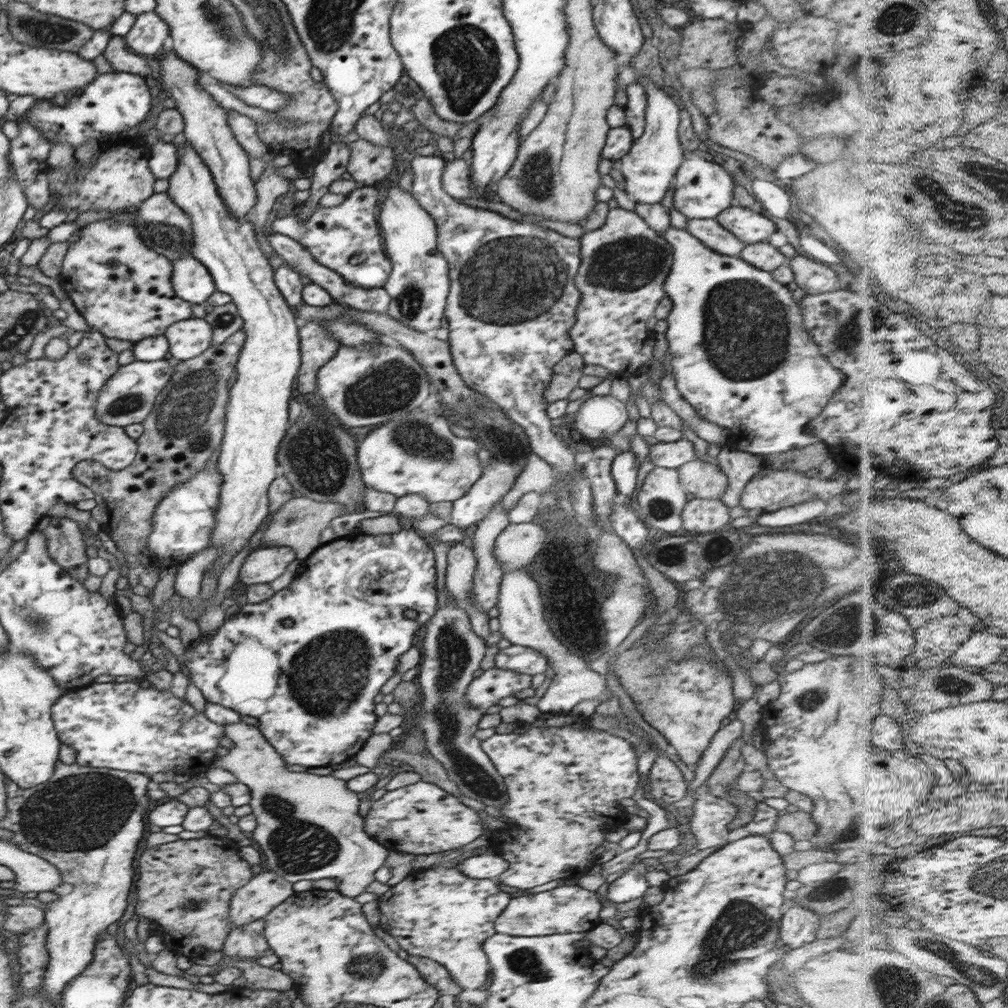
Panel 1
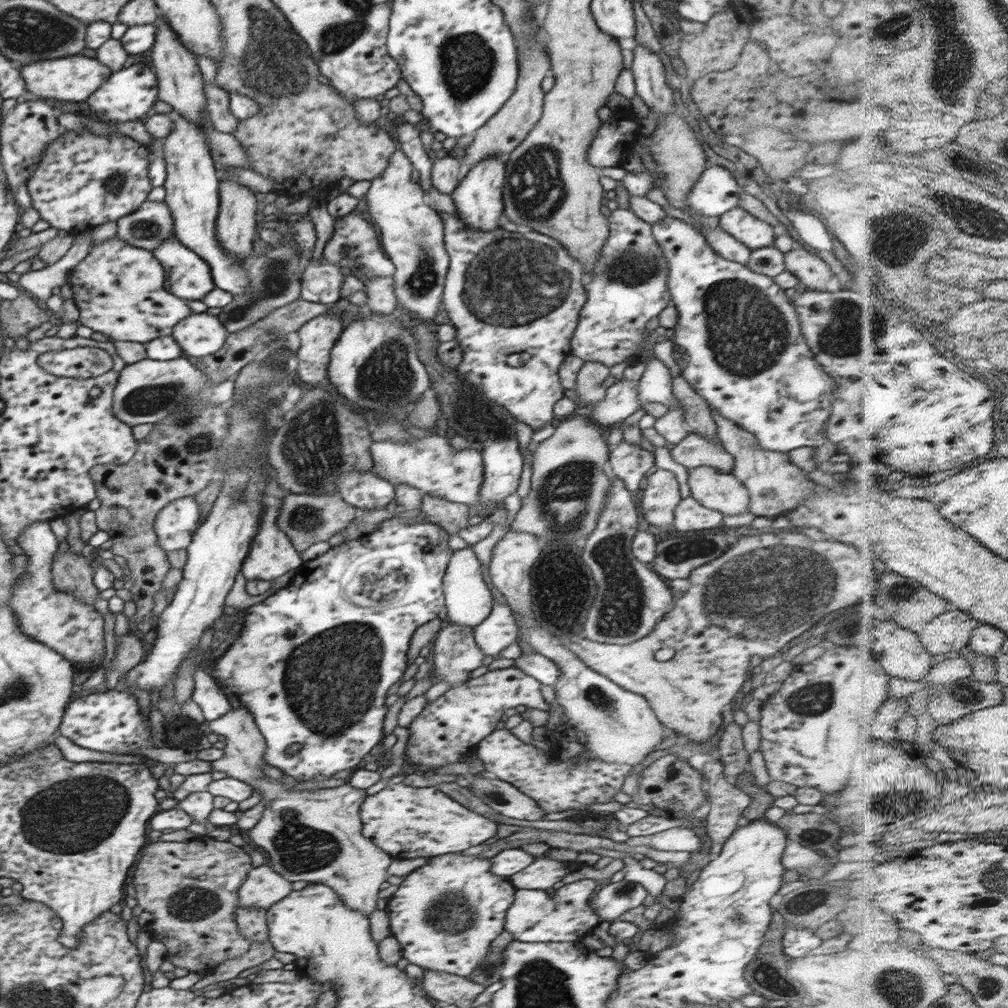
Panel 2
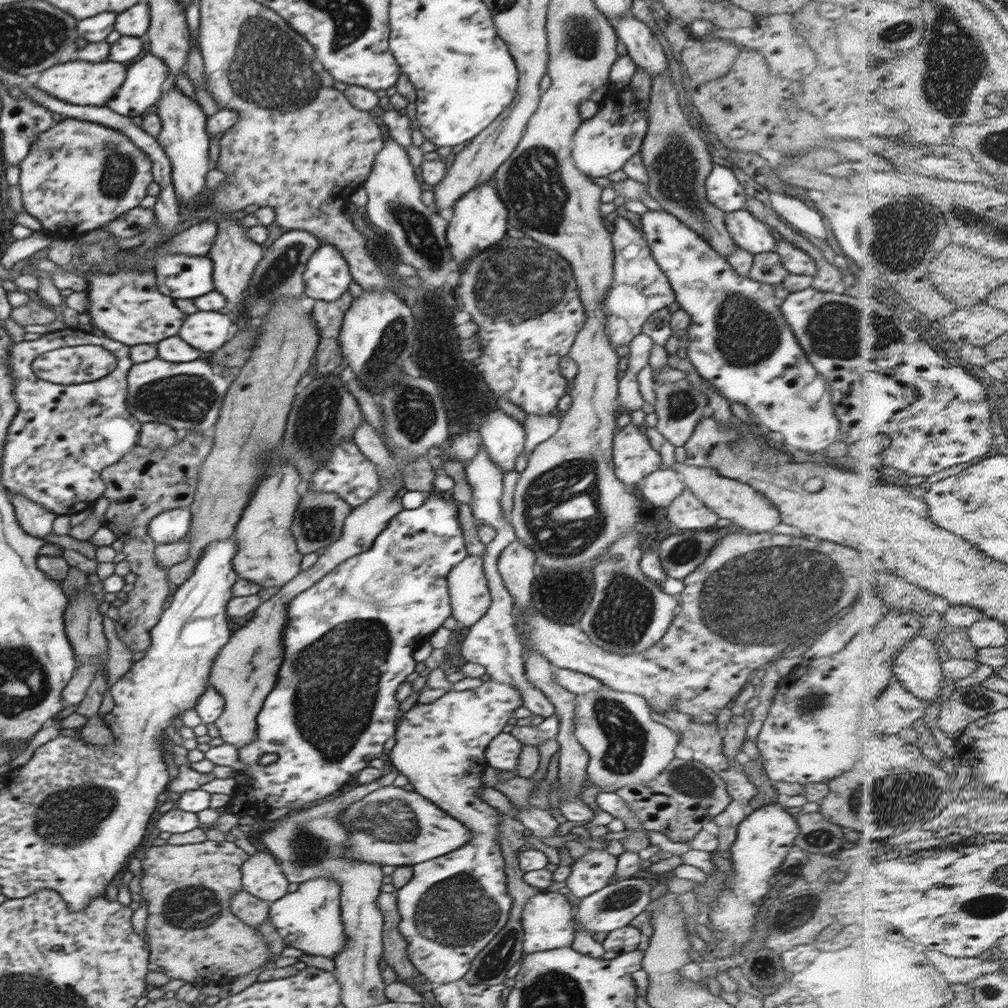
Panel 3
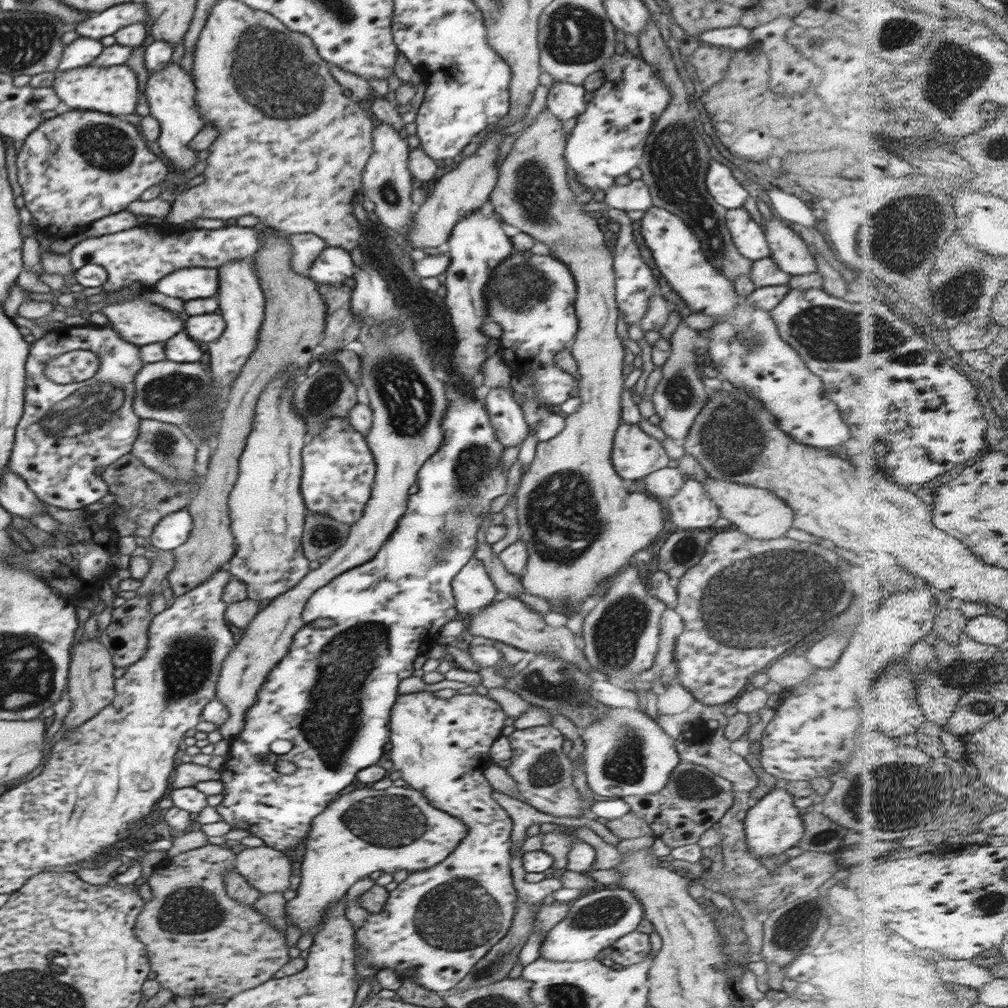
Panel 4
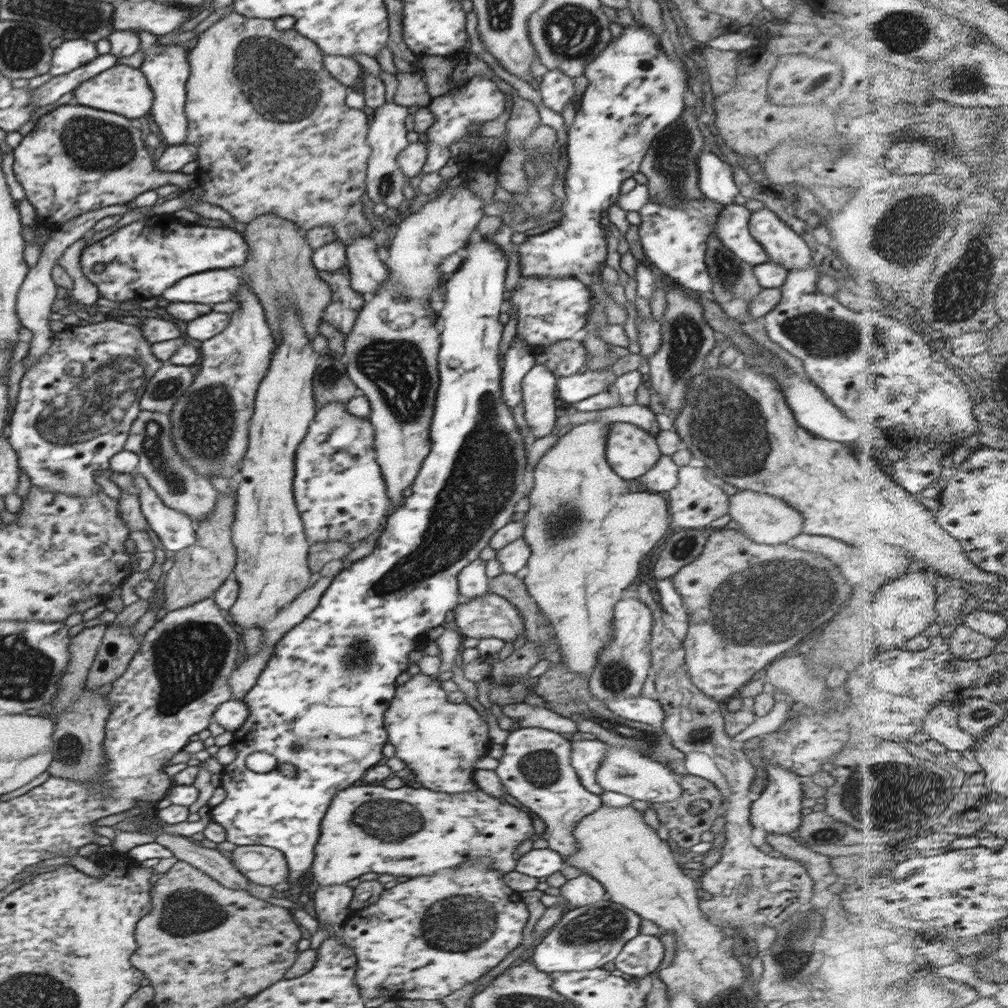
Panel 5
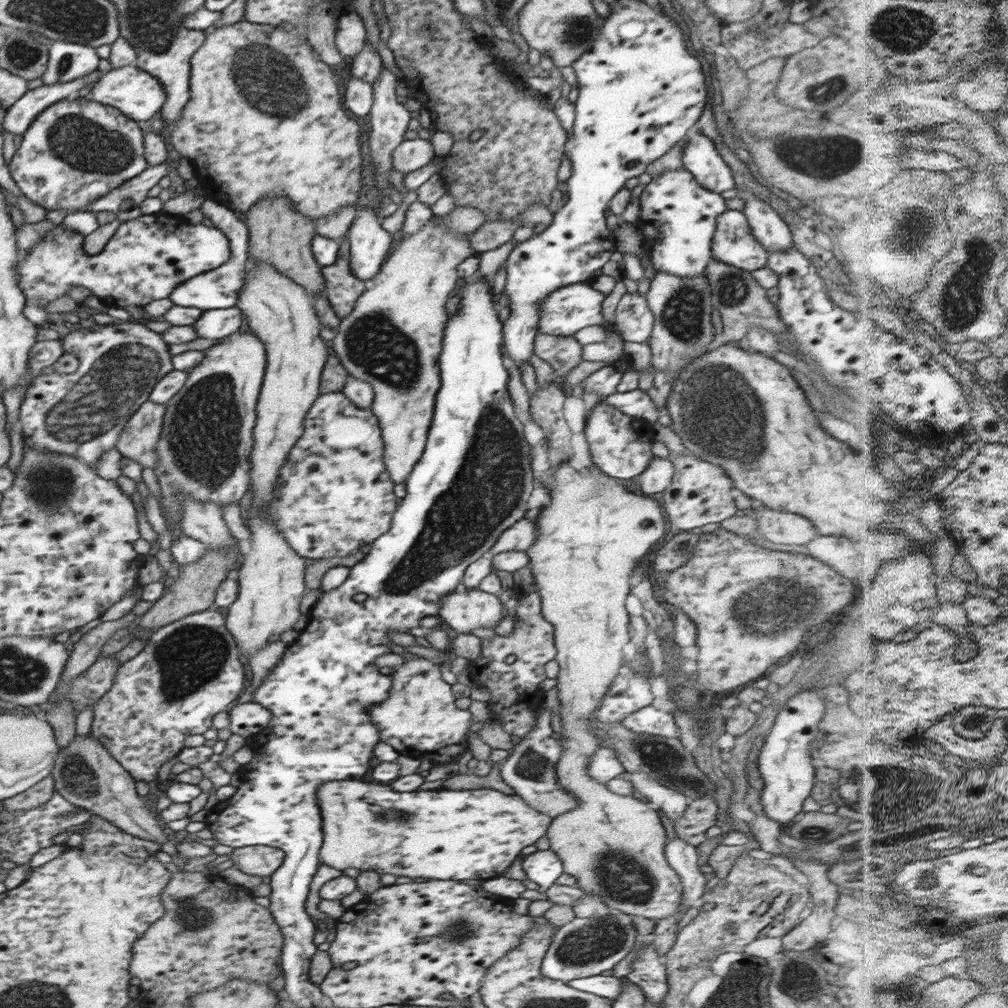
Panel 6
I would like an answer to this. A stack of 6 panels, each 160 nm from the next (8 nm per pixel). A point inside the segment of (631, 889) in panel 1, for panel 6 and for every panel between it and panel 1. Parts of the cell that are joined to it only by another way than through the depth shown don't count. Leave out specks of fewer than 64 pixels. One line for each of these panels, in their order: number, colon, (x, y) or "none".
2: (613, 900)
3: (615, 906)
4: (596, 921)
5: (586, 938)
6: (585, 947)

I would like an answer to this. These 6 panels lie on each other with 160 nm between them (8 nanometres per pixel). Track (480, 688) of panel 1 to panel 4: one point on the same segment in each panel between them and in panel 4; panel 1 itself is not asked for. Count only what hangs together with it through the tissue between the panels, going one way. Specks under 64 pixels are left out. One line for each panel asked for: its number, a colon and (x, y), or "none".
2: (452, 726)
3: (455, 905)
4: (438, 923)

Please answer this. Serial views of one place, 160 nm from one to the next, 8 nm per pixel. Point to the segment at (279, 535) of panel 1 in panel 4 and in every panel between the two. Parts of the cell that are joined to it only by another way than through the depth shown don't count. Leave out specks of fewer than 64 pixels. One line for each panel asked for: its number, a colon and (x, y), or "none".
2: (306, 518)
3: (318, 521)
4: (322, 535)

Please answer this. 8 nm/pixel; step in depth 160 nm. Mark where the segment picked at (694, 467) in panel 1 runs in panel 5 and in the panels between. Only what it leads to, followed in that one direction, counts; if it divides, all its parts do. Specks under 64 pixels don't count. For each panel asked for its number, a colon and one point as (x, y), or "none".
2: (725, 493)
3: (730, 499)
4: (766, 516)
5: (765, 519)

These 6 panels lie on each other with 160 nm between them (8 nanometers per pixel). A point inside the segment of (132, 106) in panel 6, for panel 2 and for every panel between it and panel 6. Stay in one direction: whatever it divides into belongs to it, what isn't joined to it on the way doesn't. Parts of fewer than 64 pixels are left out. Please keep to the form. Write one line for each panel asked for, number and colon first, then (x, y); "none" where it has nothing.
2: (73, 79)
3: (81, 83)
4: (114, 90)
5: (124, 90)

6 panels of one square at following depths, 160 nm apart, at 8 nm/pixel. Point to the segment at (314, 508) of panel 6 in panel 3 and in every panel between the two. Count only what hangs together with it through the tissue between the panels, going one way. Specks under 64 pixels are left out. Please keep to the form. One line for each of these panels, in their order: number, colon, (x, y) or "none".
3: (349, 474)
4: (338, 471)
5: (339, 489)

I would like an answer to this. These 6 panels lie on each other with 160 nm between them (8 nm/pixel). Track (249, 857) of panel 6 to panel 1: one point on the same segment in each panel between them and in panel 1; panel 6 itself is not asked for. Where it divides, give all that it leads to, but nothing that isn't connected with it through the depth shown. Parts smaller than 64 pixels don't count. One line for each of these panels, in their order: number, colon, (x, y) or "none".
1: (253, 901)
2: (263, 887)
3: (262, 878)
4: (268, 870)
5: (263, 865)

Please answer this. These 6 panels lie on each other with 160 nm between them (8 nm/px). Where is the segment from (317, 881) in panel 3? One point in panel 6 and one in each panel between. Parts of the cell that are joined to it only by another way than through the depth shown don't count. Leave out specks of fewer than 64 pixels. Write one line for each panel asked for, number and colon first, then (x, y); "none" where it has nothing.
4: (368, 830)
5: (362, 831)
6: (455, 835)

